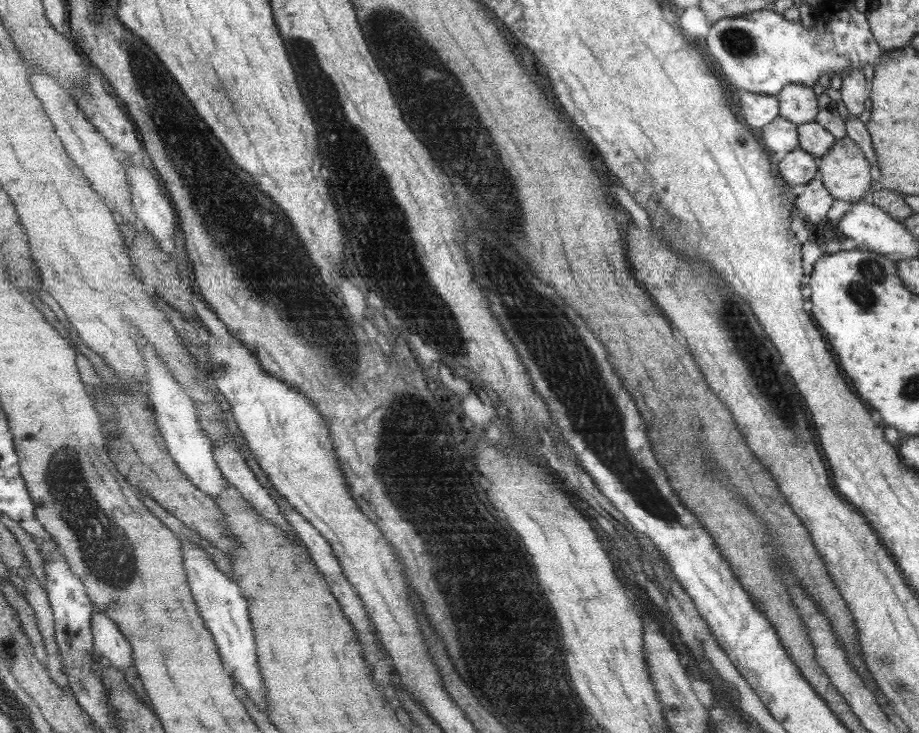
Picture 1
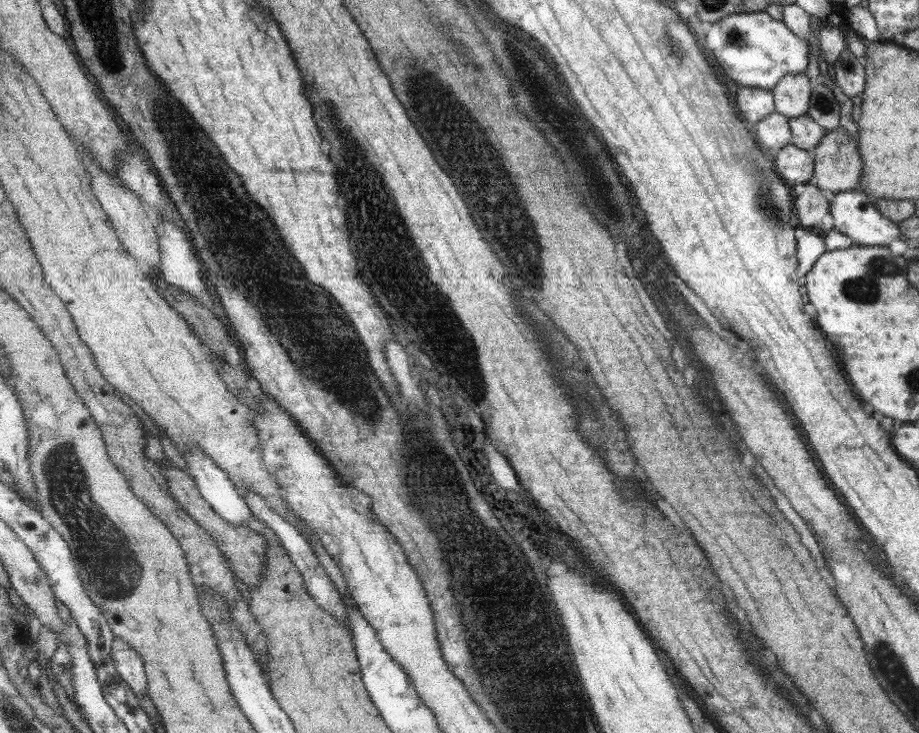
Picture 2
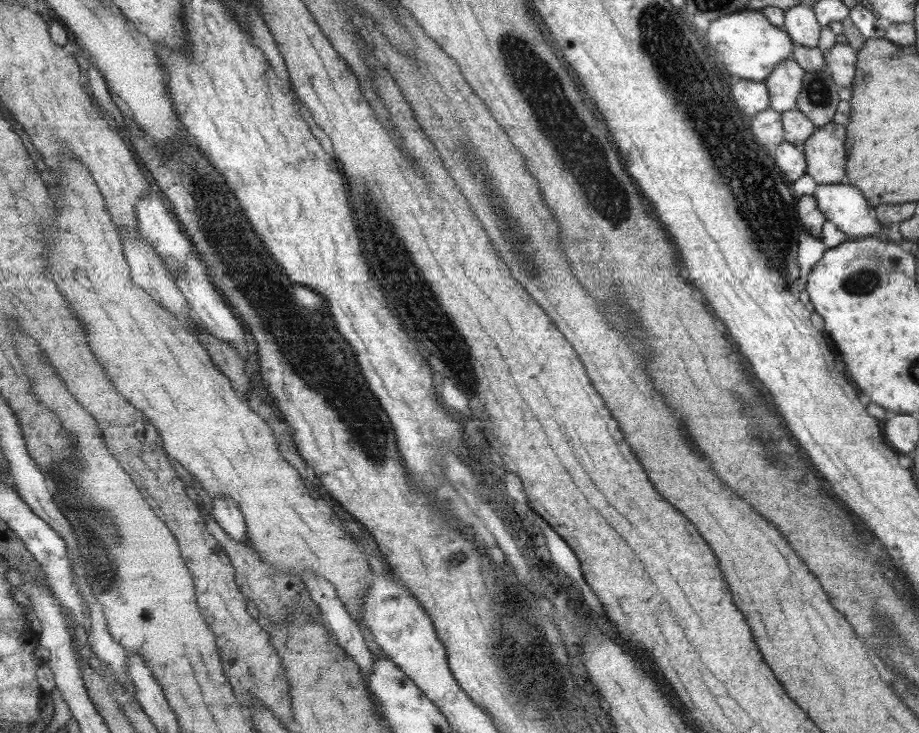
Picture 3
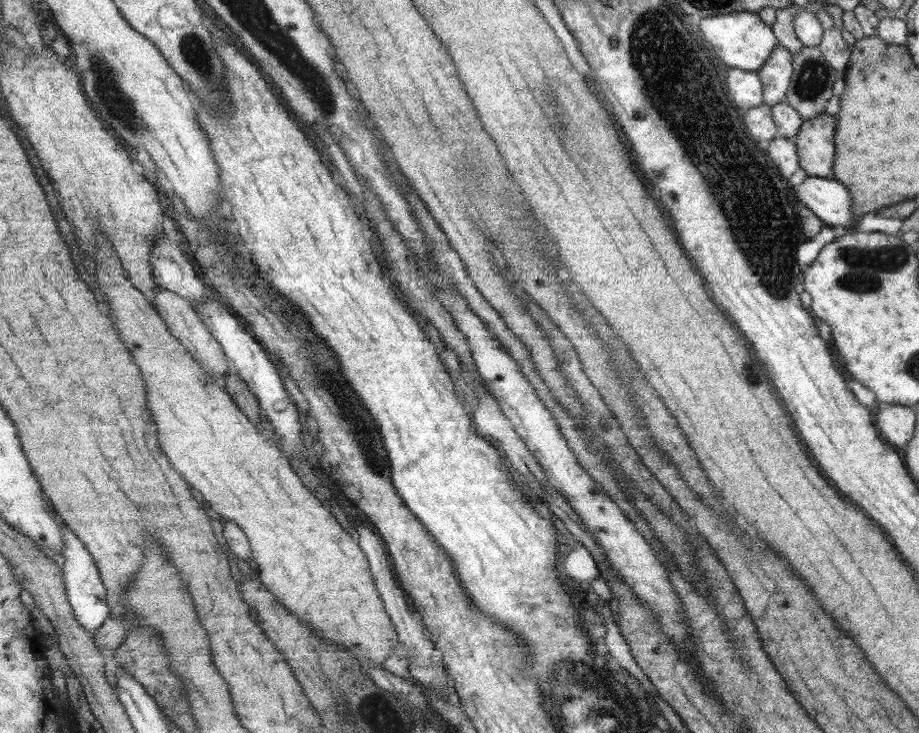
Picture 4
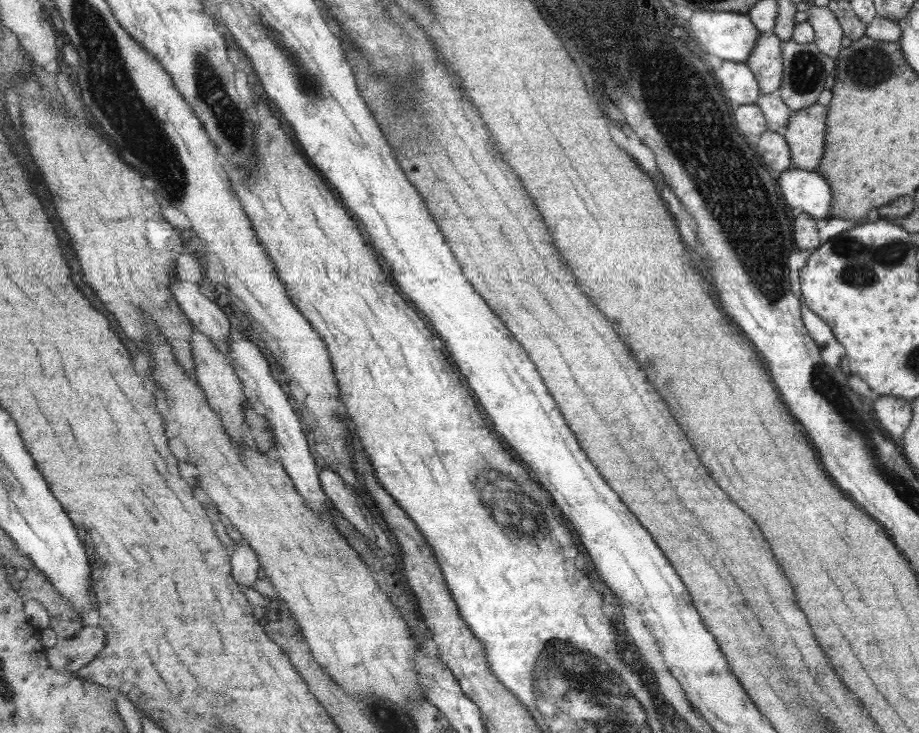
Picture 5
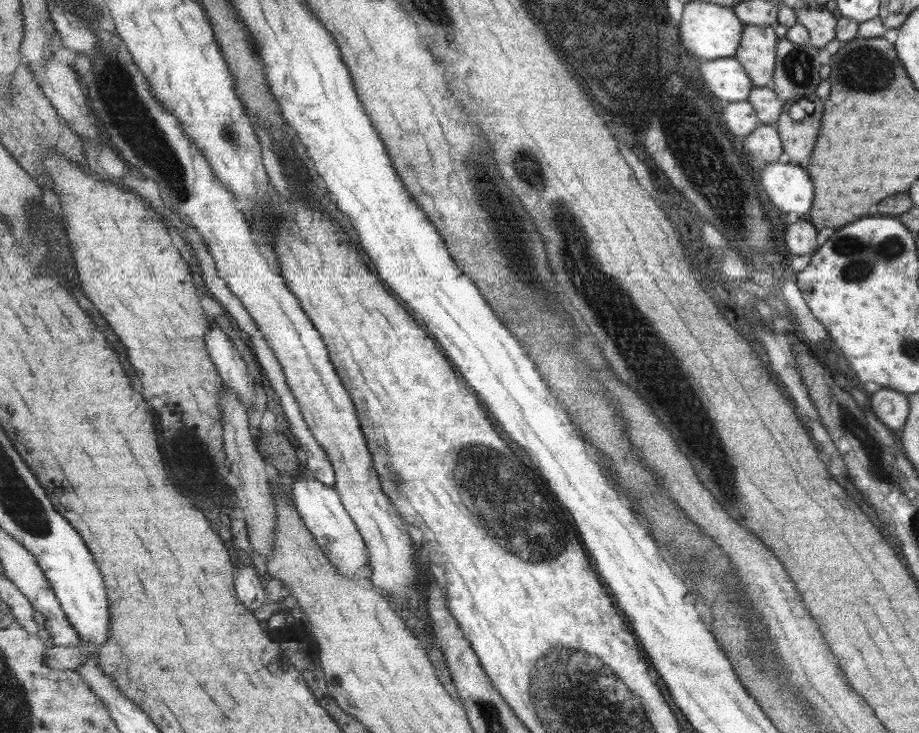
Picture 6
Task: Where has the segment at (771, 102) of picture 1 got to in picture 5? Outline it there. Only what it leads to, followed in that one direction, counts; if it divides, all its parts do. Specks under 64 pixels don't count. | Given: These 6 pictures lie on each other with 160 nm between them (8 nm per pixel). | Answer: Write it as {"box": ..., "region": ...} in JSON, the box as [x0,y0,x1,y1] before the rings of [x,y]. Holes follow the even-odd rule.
{"box":[715,61,761,104],"region":[[[722,61],[715,69],[715,80],[723,90],[723,96],[733,104],[755,104],[761,94],[753,70],[744,62]]]}

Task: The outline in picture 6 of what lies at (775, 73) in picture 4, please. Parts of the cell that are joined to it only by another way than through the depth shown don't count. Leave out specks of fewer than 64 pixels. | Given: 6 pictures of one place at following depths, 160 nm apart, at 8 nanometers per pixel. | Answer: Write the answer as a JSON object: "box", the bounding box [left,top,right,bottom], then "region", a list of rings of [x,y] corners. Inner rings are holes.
{"box":[734,25,775,88],"region":[[[744,25],[734,59],[746,69],[755,88],[770,86],[774,78],[775,42],[773,26]]]}

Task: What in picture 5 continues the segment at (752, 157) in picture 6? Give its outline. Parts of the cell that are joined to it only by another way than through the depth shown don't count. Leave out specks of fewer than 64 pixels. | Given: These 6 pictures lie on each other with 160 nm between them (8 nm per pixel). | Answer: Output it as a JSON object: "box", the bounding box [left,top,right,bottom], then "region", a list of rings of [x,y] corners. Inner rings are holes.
{"box":[755,130,789,178],"region":[[[765,130],[755,146],[759,160],[767,164],[767,168],[775,170],[771,176],[777,178],[778,174],[789,166],[789,149],[785,140],[776,132]]]}

